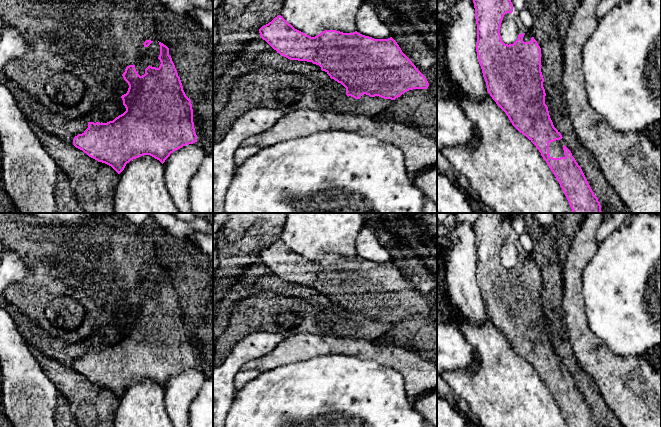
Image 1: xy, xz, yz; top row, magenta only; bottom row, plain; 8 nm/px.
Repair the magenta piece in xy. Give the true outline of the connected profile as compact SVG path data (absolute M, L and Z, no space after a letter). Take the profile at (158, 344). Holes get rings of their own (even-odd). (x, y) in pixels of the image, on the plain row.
M159 266L159 269L160 279L158 283L161 288L158 292L149 289L145 293L145 298L140 300L135 293L135 289L129 289L122 298L124 304L129 309L127 317L121 320L126 335L113 345L107 347L88 346L88 352L73 363L73 369L76 372L82 374L98 386L111 390L118 398L133 383L143 379L150 379L163 388L174 375L197 366L191 324L183 314L180 301L169 279L169 272L161 266Z

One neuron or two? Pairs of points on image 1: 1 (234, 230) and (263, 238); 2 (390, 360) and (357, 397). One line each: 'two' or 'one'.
1: one
2: two

